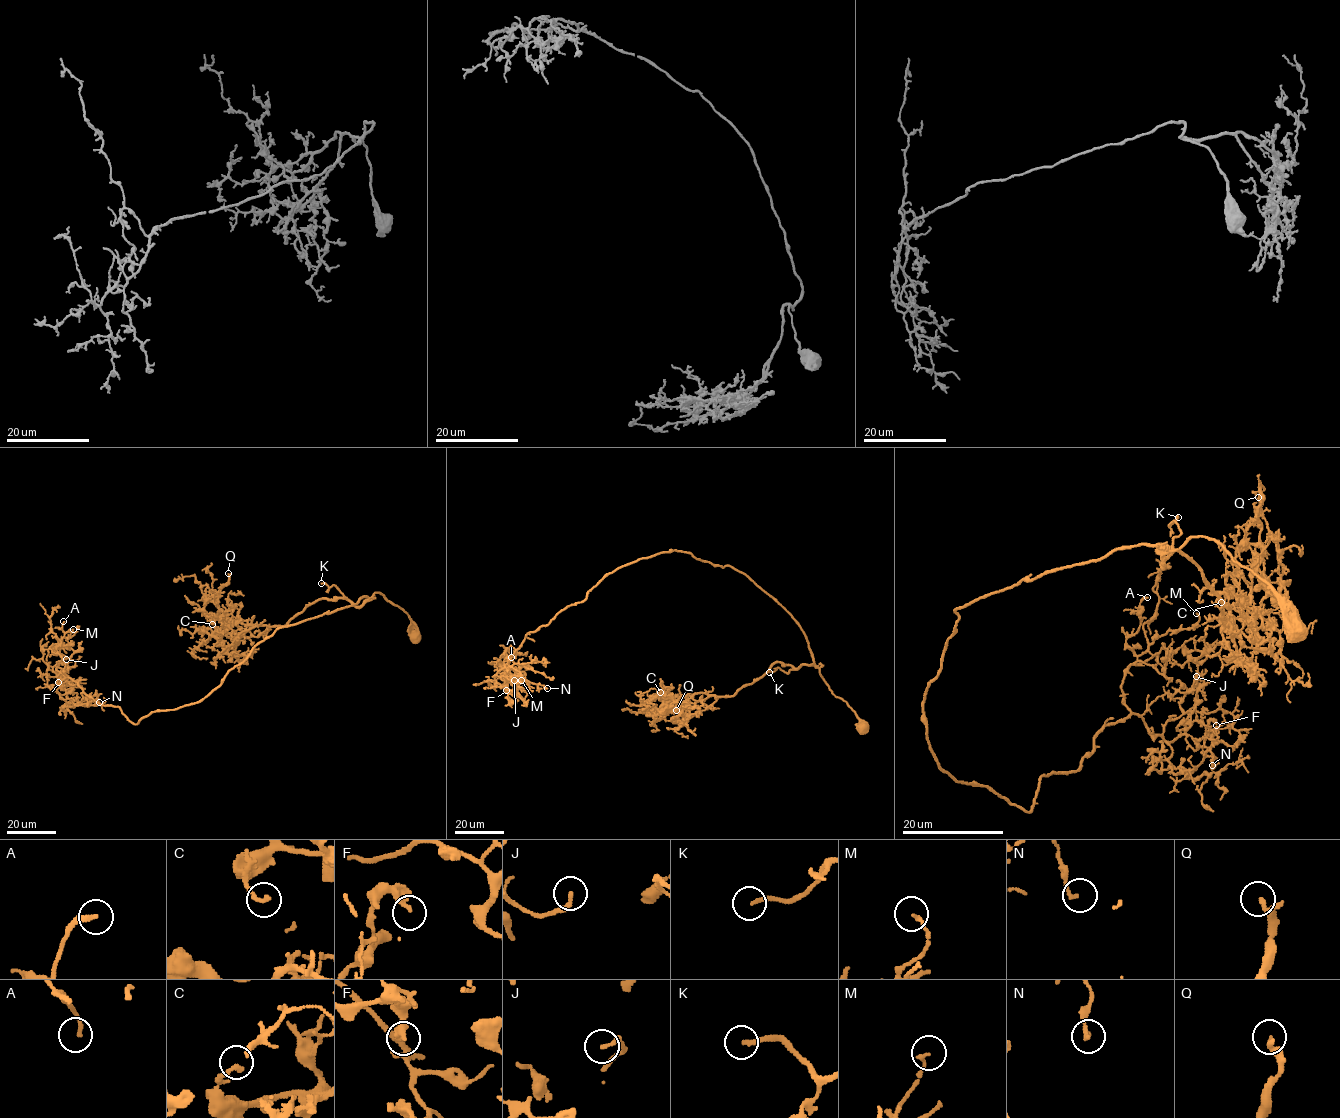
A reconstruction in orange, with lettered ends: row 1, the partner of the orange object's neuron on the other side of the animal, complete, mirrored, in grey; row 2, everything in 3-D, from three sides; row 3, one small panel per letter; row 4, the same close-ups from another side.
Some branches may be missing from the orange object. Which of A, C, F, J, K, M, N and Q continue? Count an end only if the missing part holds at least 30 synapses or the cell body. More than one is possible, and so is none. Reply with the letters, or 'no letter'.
A, K

